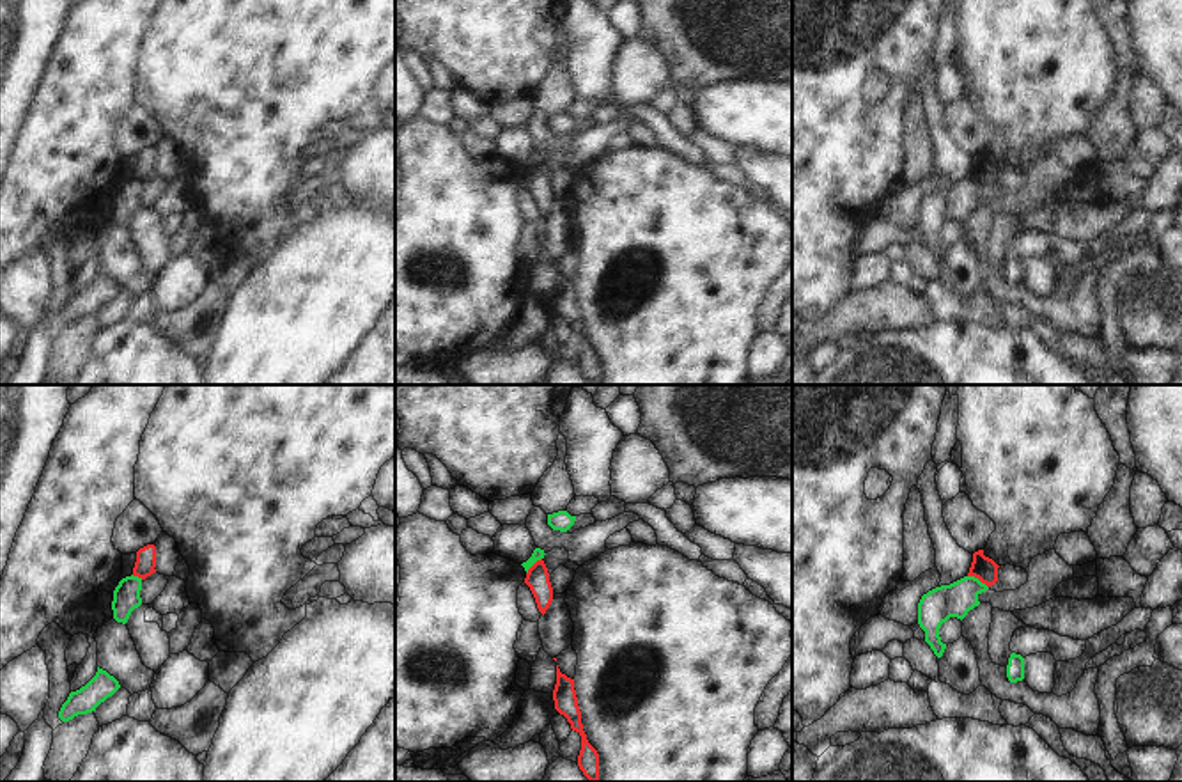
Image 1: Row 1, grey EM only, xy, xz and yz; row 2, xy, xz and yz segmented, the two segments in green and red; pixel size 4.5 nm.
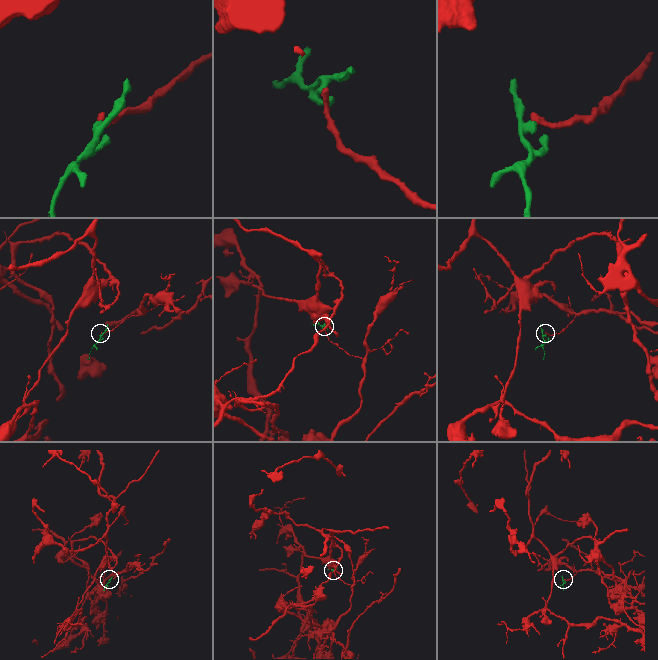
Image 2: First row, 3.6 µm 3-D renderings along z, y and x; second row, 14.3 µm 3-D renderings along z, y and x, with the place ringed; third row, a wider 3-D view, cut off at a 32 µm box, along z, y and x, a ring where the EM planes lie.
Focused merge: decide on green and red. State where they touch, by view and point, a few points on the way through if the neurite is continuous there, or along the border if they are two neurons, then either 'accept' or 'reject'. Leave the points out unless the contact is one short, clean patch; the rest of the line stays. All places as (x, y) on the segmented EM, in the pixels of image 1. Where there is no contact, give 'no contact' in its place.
contact yz (979, 580); border yz (968, 575), (973, 575), (987, 587); reject

